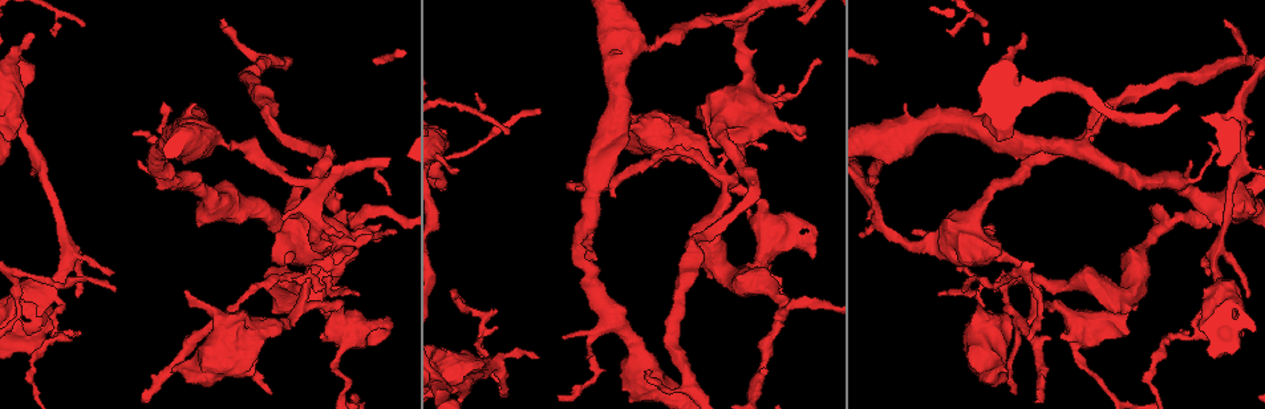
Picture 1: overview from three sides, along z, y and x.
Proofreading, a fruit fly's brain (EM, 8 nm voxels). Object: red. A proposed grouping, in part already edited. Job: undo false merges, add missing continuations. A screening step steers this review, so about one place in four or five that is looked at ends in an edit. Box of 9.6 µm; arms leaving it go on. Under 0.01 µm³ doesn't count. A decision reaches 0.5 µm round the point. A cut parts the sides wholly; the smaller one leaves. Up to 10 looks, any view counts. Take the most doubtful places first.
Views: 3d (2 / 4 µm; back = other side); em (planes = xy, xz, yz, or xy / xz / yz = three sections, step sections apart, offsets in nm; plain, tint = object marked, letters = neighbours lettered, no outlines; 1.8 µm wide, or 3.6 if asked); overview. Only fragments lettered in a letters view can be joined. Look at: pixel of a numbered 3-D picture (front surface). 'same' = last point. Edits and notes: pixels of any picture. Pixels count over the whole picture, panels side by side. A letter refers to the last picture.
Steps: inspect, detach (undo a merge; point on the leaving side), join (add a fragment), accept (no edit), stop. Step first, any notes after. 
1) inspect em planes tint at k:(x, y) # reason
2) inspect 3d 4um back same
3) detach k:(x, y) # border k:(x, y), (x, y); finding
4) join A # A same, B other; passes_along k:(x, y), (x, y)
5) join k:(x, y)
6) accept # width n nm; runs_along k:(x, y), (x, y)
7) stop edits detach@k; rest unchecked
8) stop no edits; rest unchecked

inspect 3d 2um back at 1:(802, 141) # free end

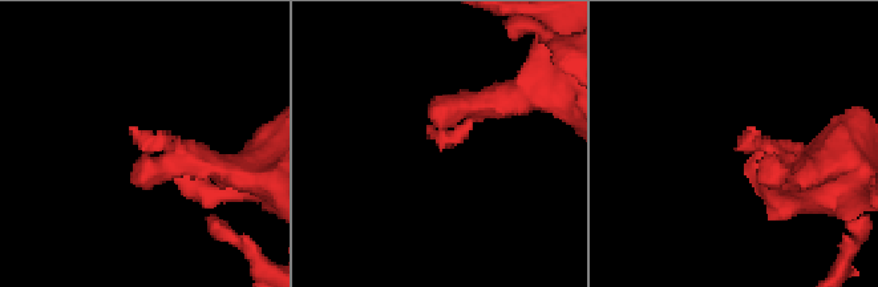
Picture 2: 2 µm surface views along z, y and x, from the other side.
inspect em planes letters at 2:(132, 128) # need the tissue

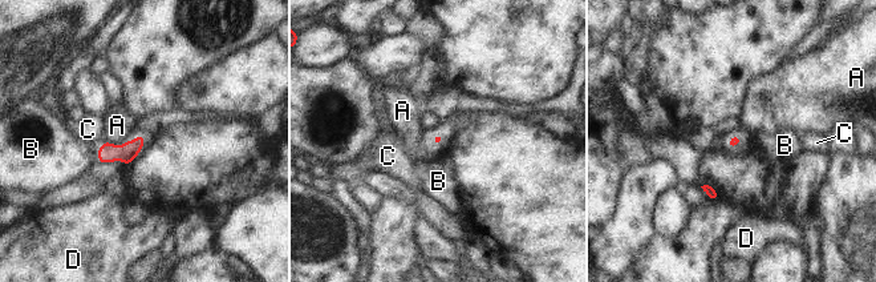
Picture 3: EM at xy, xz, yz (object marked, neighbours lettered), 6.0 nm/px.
accept # longest_contact A 90 nm; A other, B other, C other, D other; border 3:(104, 140), (116, 145); none of them fits

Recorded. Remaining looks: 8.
inspect 3d 2um at 1:(492, 364) # four-way junction

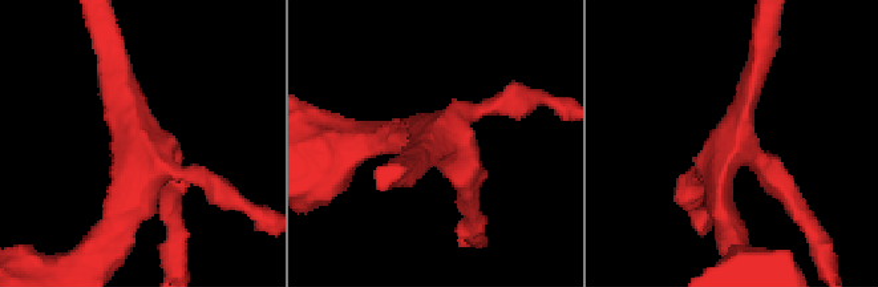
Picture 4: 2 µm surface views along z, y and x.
inspect em planes letters at 4:(137, 154) # arms 4

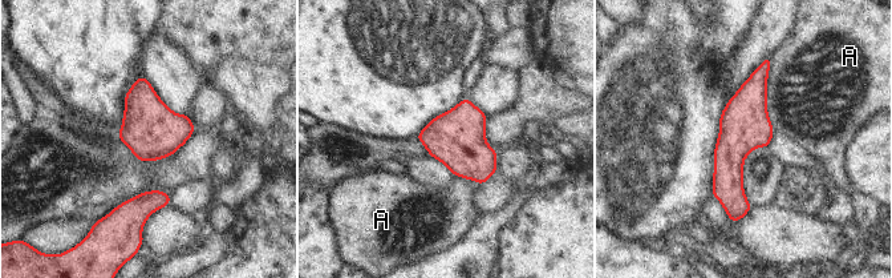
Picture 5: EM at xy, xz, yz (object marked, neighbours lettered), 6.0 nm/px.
accept # width 300 nm; A other; runs_along 5:(766, 63), (732, 148), (733, 217); all the same neuron

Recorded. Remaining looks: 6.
inspect 3d 2um at 1:(455, 167) # free end

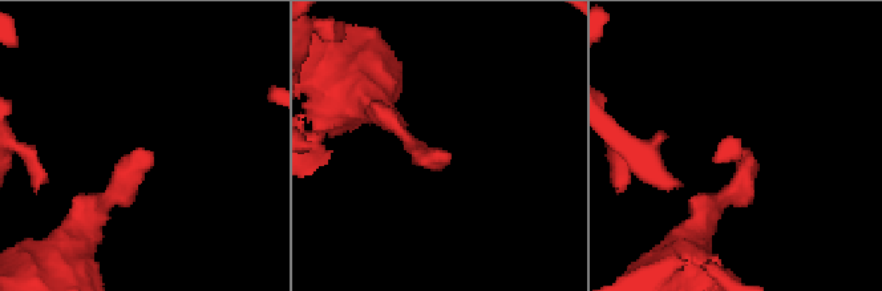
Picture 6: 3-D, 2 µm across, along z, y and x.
inspect em planes letters at 6:(441, 148) # shape alone is not enough

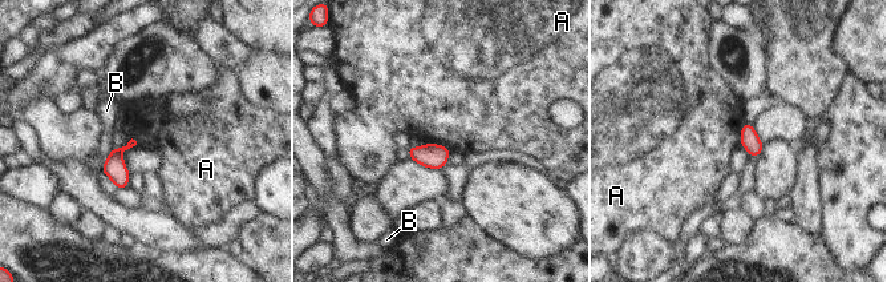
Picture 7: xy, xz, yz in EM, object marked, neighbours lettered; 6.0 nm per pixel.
accept # A other, B other; none of them fits

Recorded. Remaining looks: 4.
inspect em 3.6um xy step 8 tint at 1:(1093, 329) # calibre changes

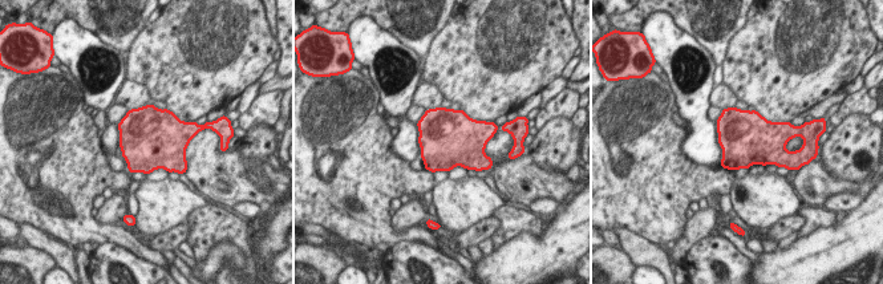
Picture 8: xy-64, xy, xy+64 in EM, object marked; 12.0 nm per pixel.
inspect em 3.6um planes tint same

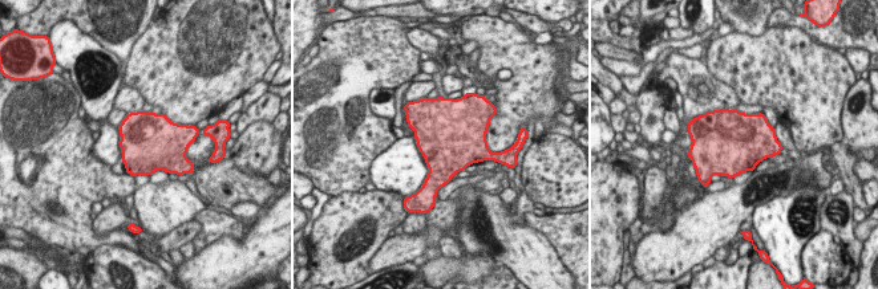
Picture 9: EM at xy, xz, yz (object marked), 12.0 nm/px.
inspect em 3.6um planes letters same

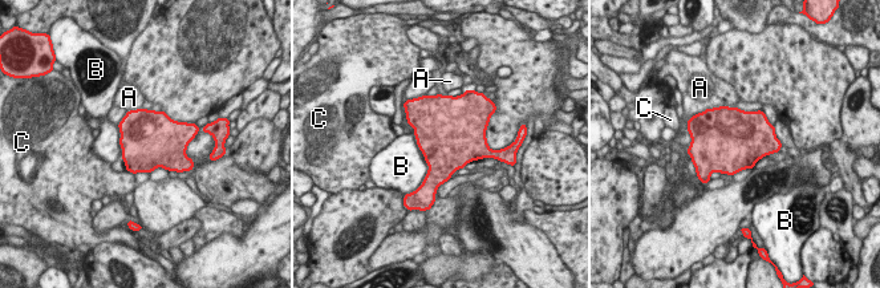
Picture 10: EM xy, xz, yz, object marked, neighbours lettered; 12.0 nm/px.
accept # A other, B other, C other; border 10:(413, 134), (428, 165), (422, 183); one neuron here

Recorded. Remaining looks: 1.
stop no edits; rest unchecked

